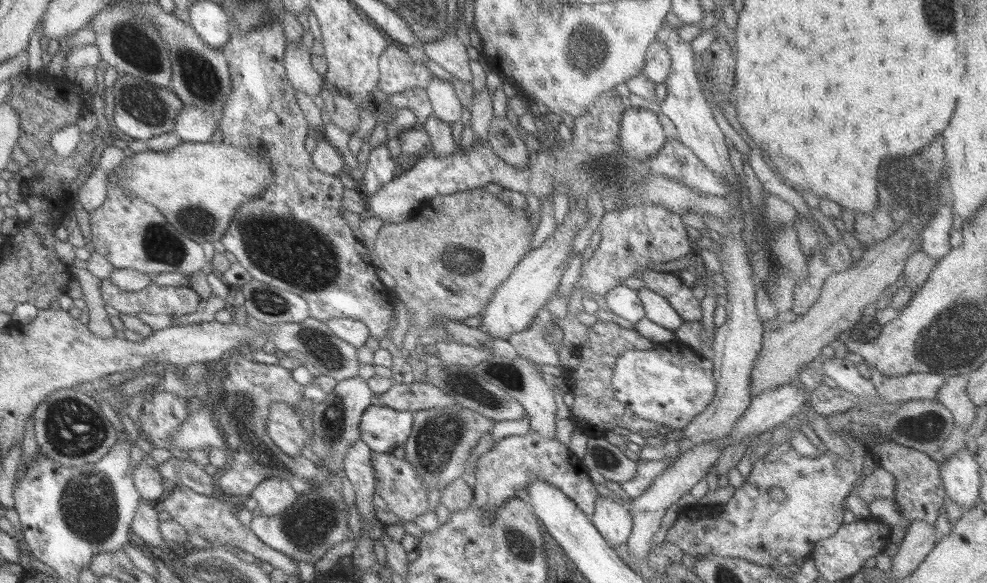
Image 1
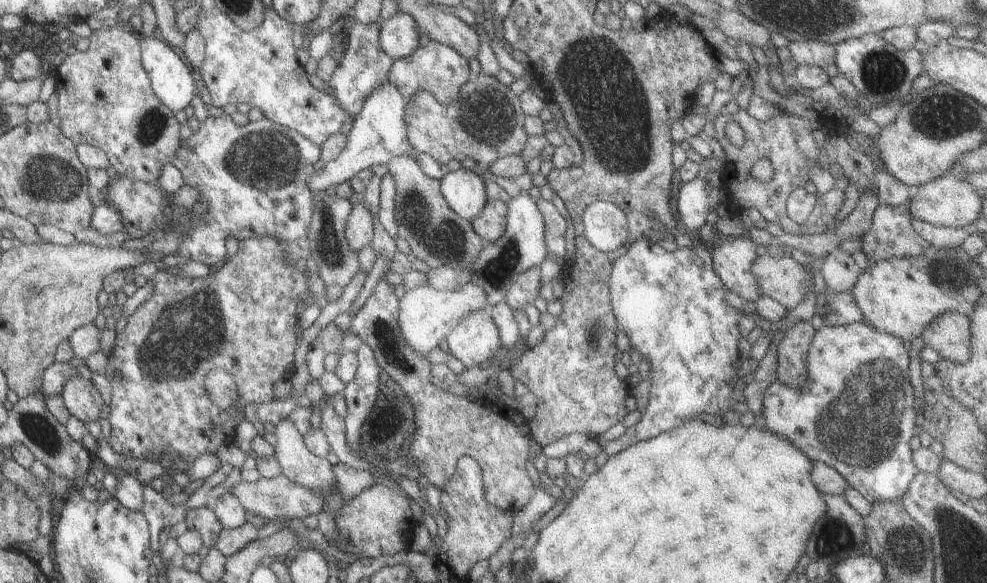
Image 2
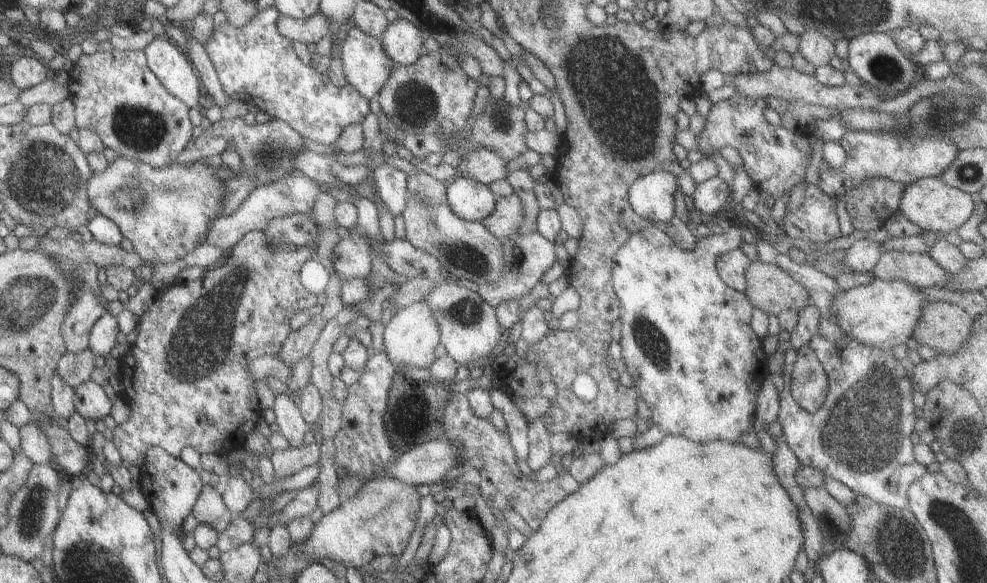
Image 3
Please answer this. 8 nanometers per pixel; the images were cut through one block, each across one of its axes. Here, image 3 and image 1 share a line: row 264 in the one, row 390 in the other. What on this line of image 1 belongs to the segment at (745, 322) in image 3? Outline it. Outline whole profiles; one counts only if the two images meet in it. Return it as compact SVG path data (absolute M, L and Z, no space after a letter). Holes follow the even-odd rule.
M676 341L657 344L652 350L628 350L616 360L611 385L614 398L635 417L682 431L714 398L713 362Z

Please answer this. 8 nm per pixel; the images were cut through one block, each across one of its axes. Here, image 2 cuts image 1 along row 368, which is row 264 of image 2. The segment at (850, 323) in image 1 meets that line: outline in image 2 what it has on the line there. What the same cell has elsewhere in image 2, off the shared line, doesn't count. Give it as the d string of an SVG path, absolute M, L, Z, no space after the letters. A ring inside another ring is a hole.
M790 255L758 256L752 263L751 273L761 294L773 298L788 310L798 306L809 291L807 268Z

